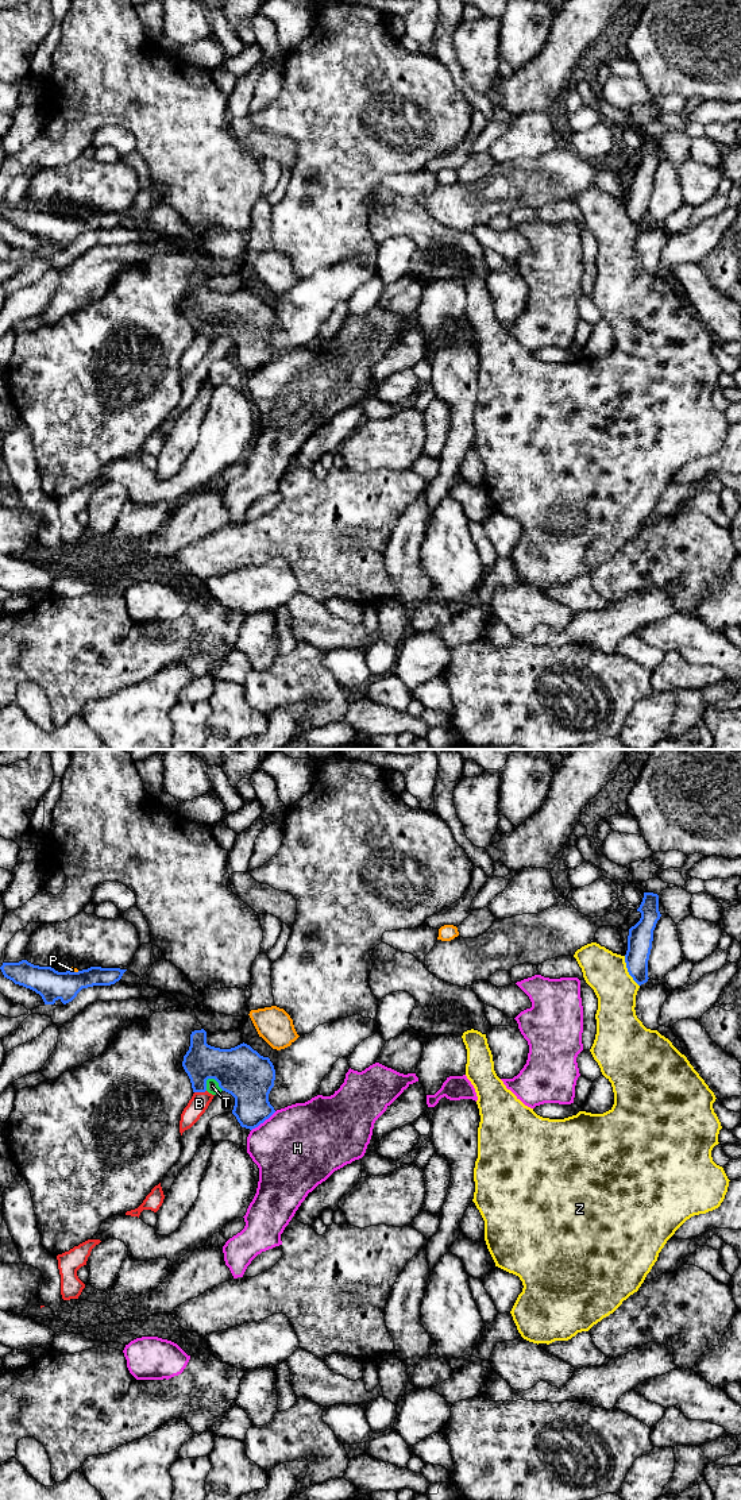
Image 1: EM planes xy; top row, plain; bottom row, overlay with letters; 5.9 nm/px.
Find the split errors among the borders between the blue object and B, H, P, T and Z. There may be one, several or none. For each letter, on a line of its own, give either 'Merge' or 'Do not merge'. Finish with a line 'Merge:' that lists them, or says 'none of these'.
B: Do not merge
H: Do not merge
P: Do not merge
T: Merge
Z: Do not merge
Merge: T

